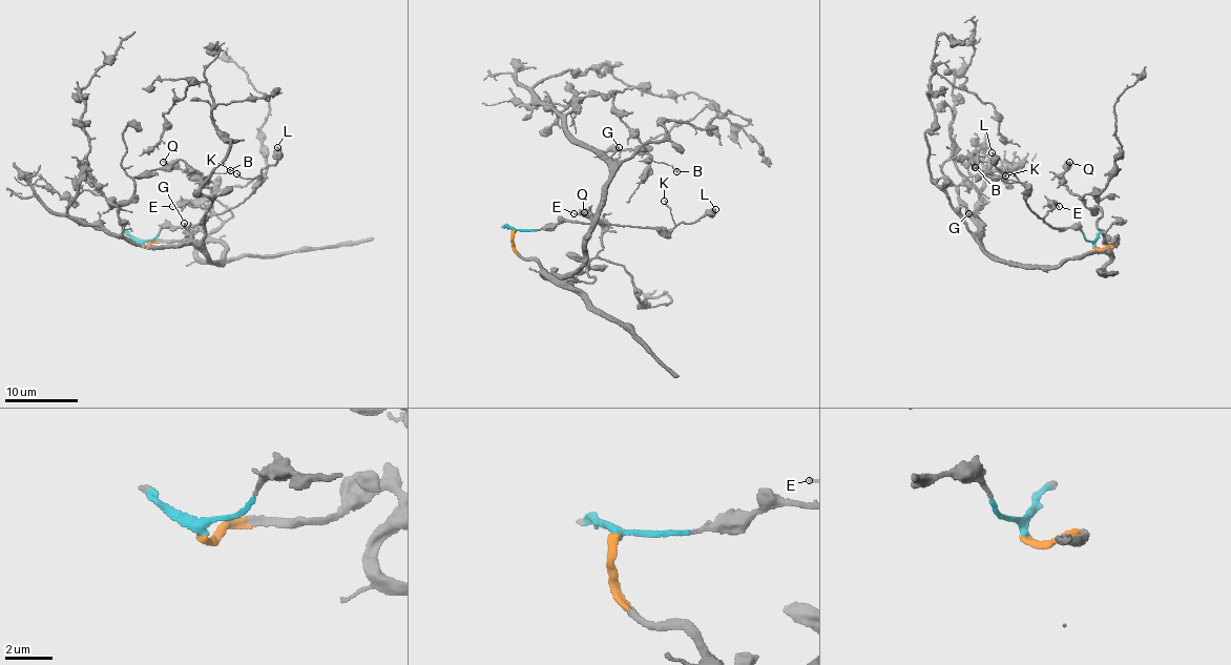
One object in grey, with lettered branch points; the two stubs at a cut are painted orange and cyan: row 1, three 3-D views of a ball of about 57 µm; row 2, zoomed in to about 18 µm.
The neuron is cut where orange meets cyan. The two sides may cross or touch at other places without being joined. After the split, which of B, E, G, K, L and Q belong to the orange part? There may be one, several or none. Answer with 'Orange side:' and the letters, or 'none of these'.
Orange side: B, G, Q

